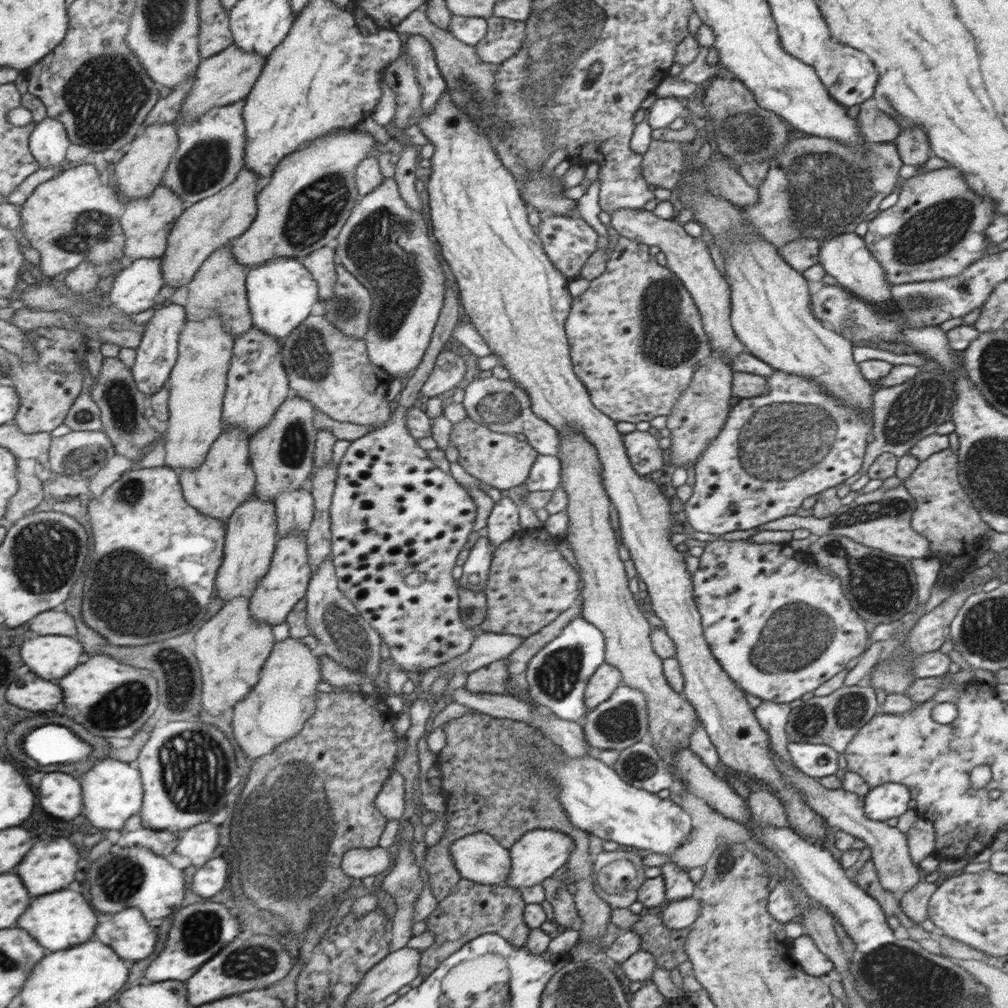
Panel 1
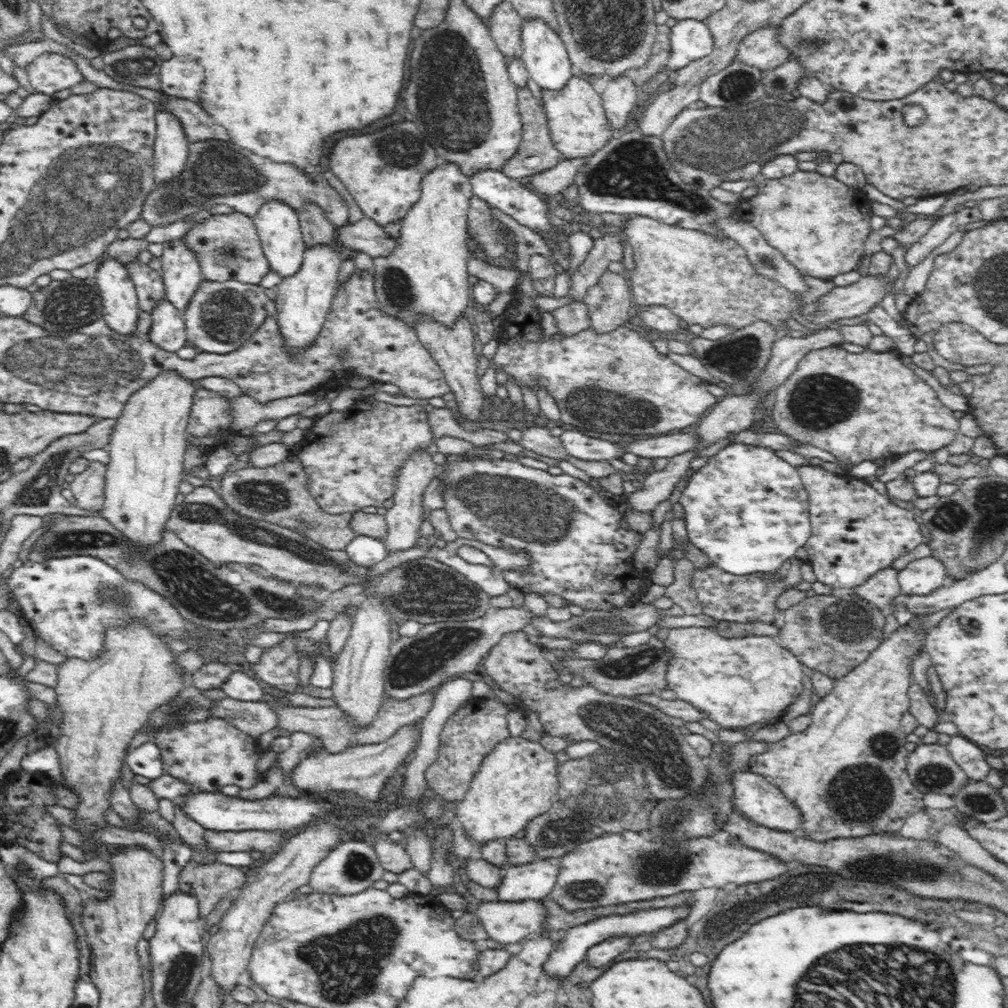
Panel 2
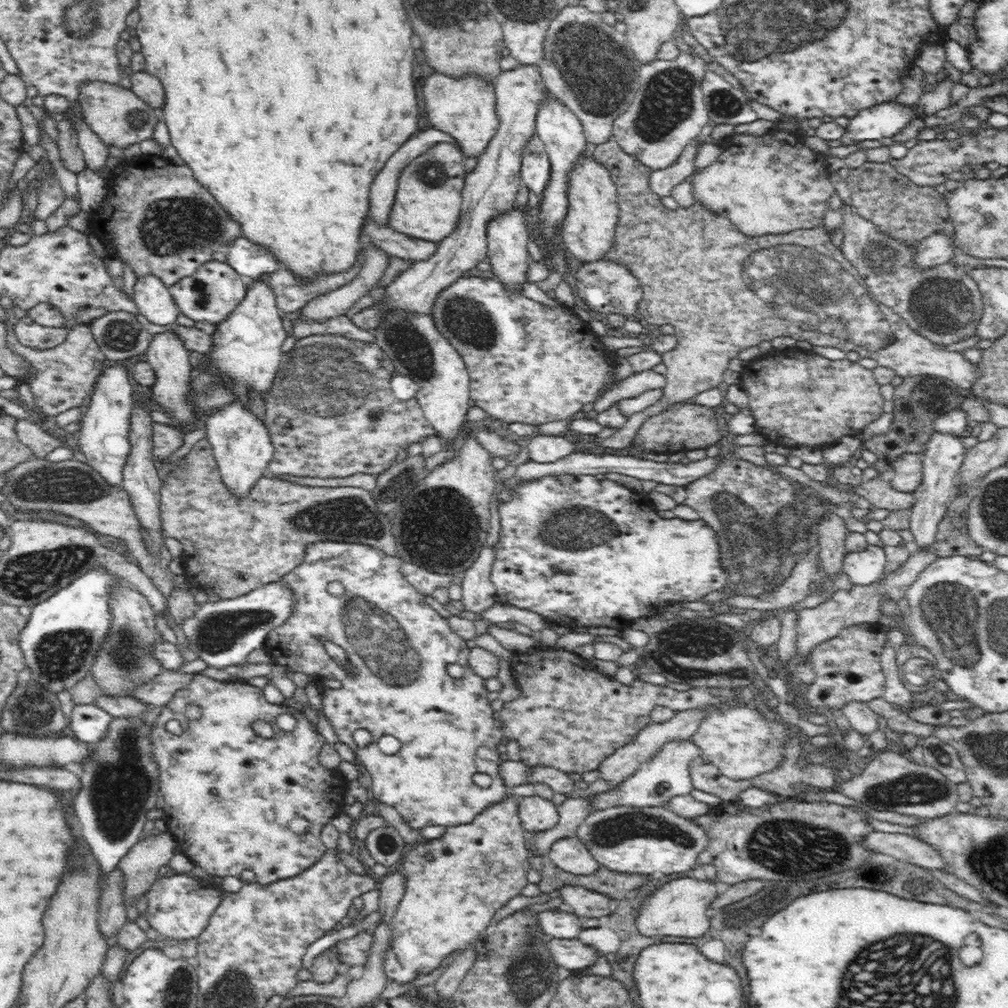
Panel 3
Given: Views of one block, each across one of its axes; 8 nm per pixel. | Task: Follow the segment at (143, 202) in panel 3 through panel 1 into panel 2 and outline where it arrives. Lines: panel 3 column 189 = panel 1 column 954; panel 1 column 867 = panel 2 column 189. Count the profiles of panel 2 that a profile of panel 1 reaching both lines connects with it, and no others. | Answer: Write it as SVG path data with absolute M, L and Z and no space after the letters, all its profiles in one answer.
M238 211L231 213L231 214L212 214L211 217L208 219L205 219L203 222L195 223L193 226L192 224L186 224L190 225L191 229L187 232L187 234L182 237L190 247L194 251L197 251L198 258L201 261L201 270L202 275L204 275L204 278L206 281L214 281L214 282L226 282L226 281L238 281L243 282L247 285L258 285L260 284L260 280L270 272L270 265L268 262L268 259L266 259L266 255L264 254L264 249L262 249L262 241L260 238L260 235L257 233L257 230L255 228L255 224L253 221L253 217L248 216L244 213L239 213Z

